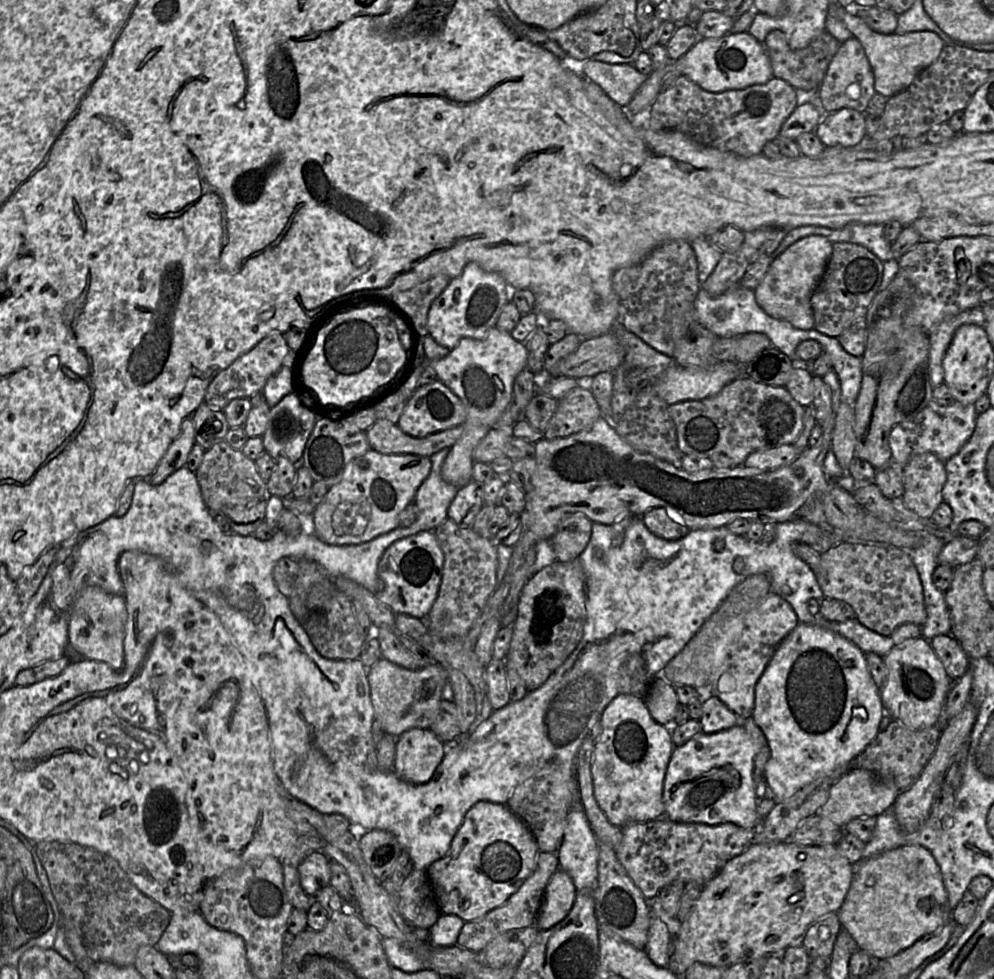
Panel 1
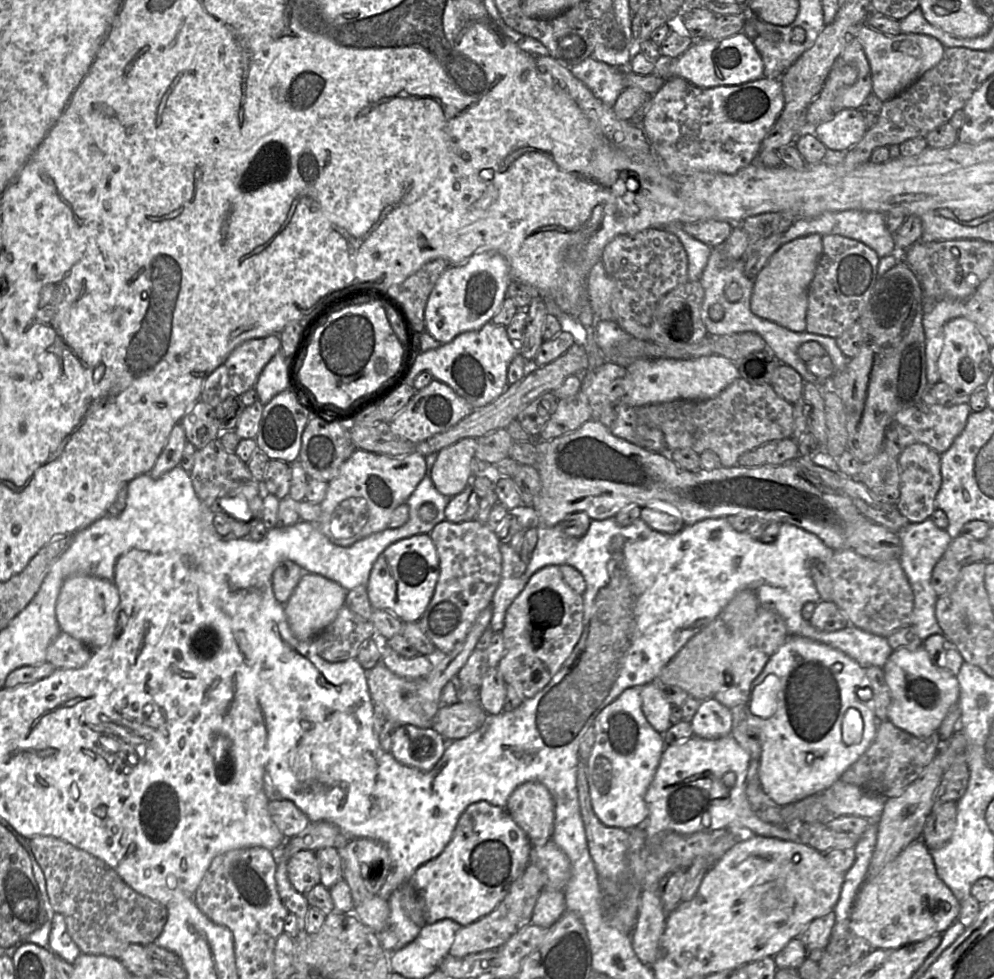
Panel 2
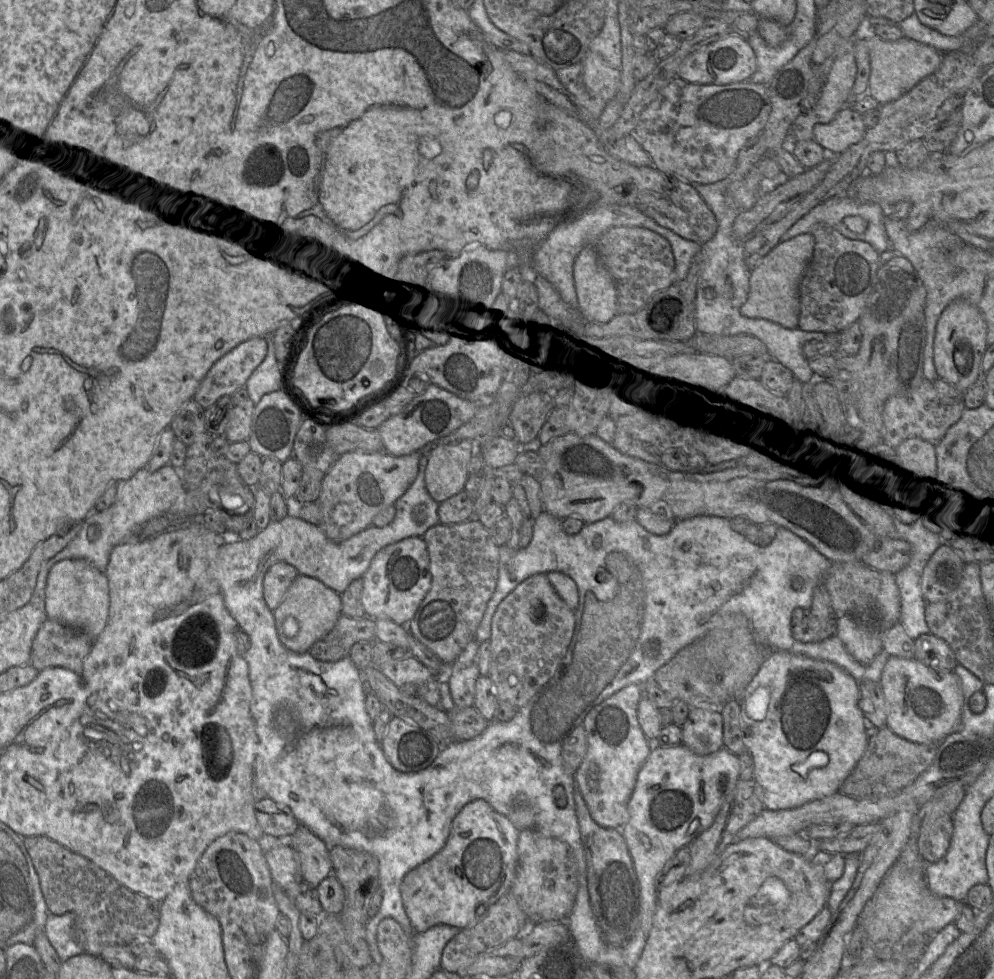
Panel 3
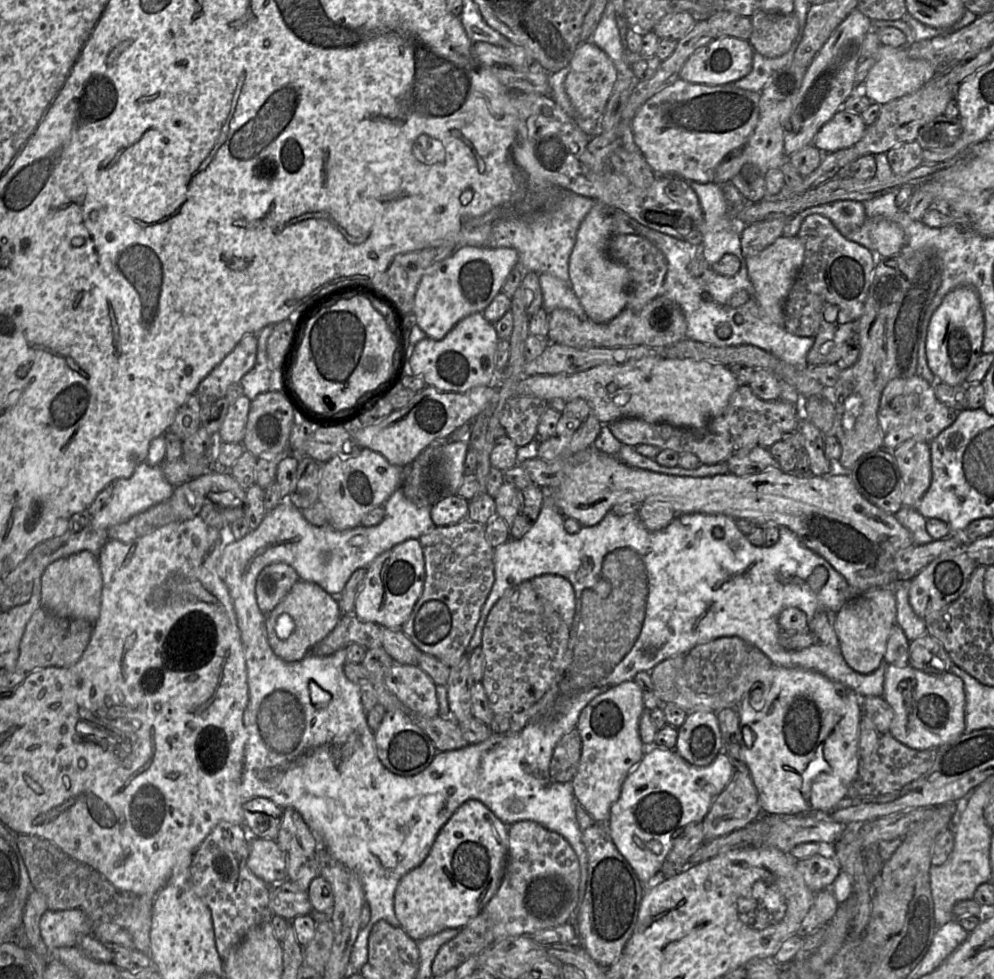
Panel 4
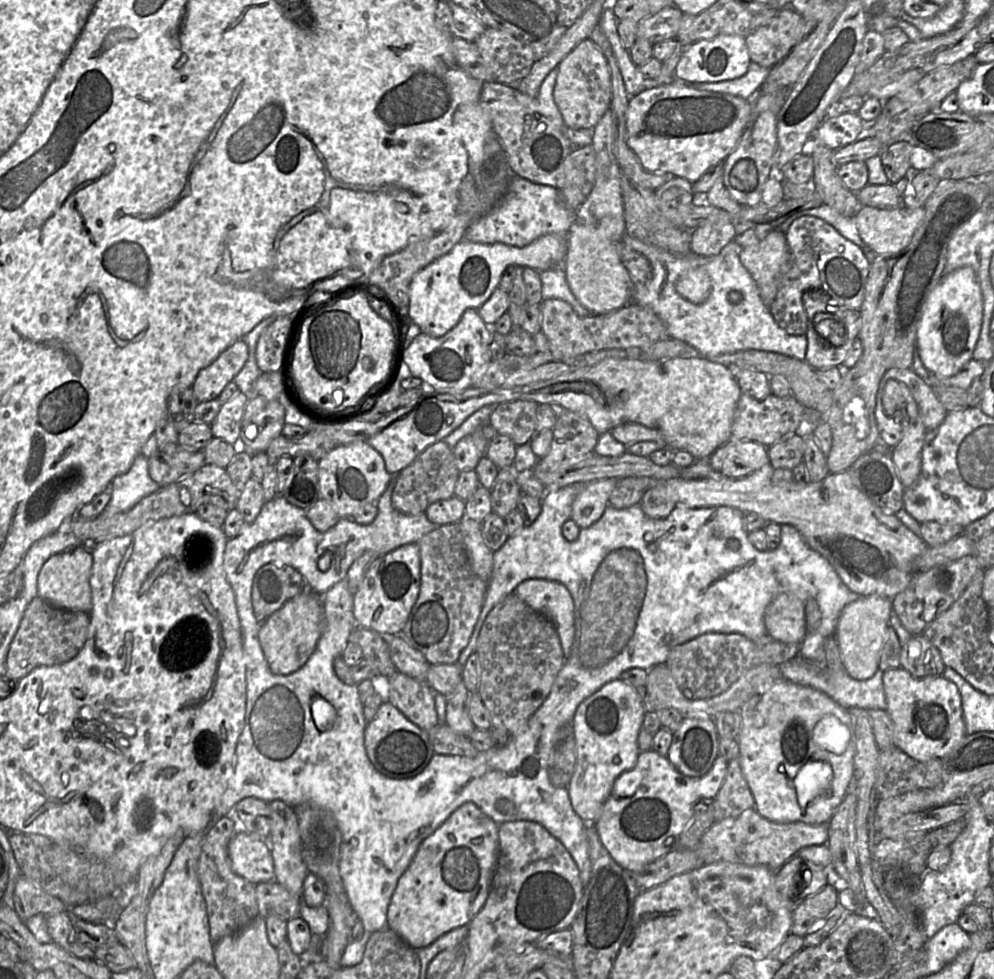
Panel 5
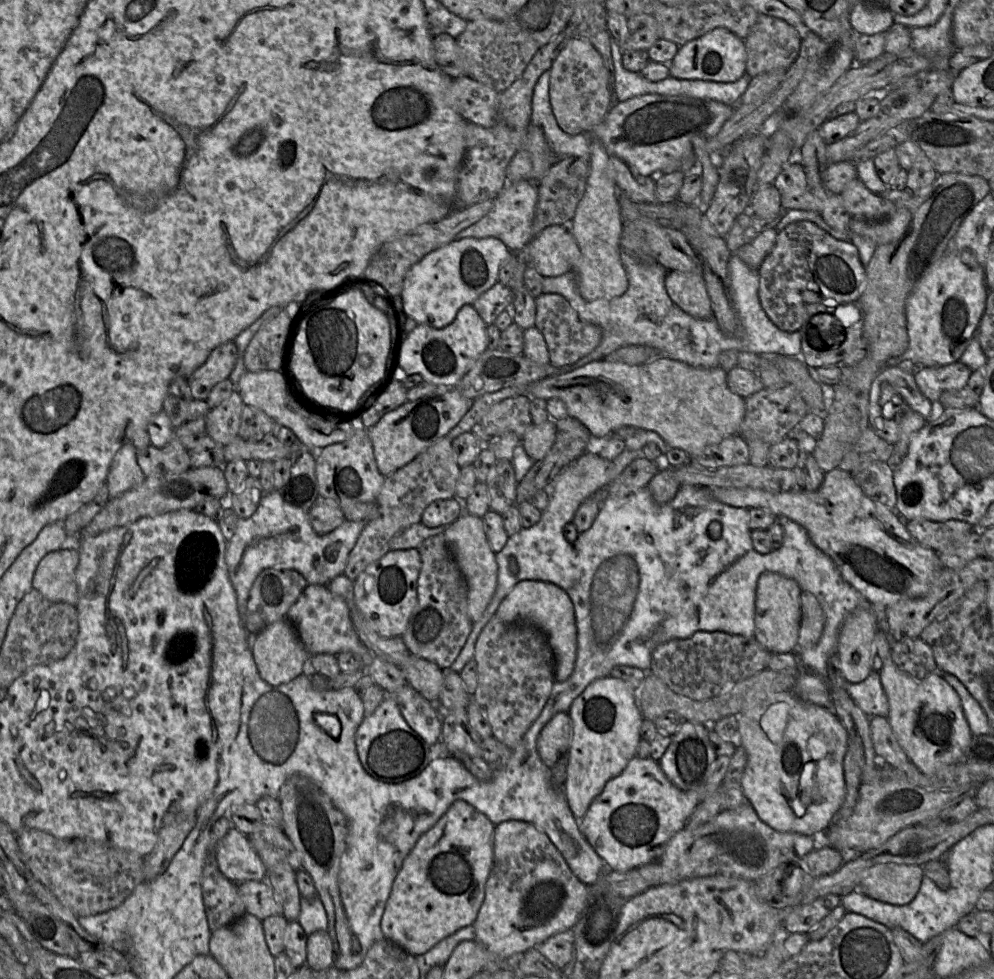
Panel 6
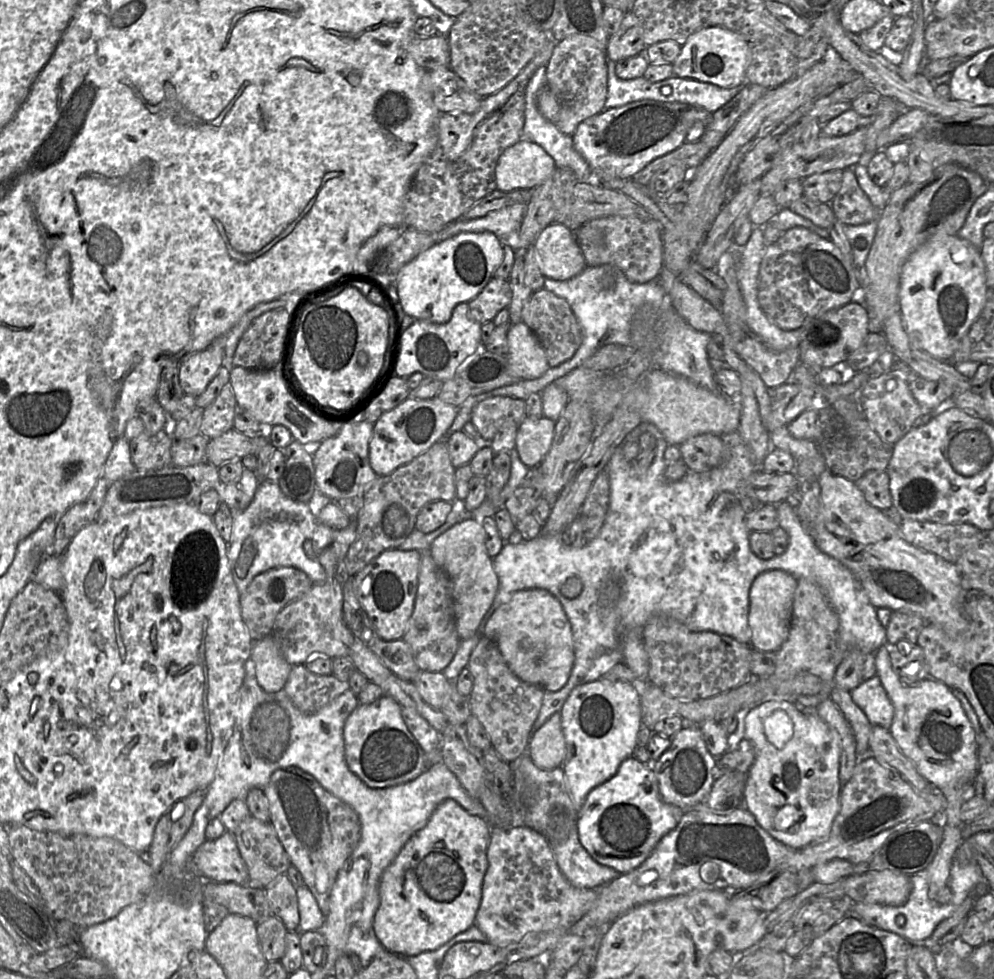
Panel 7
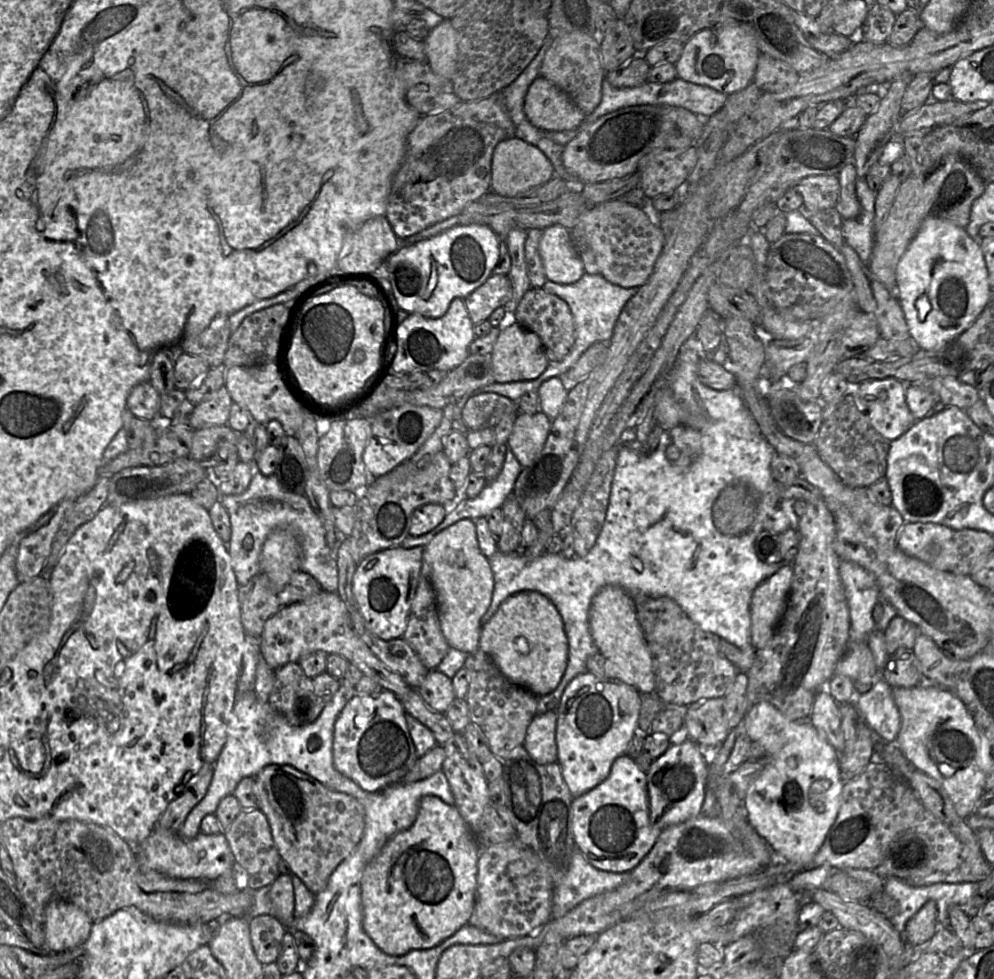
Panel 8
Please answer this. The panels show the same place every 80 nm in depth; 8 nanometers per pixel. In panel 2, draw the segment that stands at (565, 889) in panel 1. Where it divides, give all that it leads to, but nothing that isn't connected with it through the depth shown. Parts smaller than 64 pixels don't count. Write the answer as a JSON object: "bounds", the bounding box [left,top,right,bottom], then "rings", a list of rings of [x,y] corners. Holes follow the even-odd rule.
{"bounds":[531,889,566,929],"rings":[[[544,889],[533,909],[531,924],[549,929],[566,913],[564,891]]]}

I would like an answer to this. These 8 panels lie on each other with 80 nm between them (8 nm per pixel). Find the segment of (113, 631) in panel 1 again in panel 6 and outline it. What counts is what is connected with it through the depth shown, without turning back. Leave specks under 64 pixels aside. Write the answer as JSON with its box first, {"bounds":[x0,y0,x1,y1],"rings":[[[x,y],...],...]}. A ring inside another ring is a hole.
{"bounds":[33,547,79,606],"rings":[[[68,547],[48,553],[35,570],[33,588],[50,601],[76,606],[79,599],[75,580],[78,563],[77,548]]]}

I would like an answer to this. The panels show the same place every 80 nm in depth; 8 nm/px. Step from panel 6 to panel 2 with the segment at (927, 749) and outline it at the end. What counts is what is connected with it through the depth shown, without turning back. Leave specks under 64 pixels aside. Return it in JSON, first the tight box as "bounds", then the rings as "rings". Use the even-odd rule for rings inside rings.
{"bounds":[883,645,958,737],"rings":[[[922,645],[916,649],[893,650],[883,670],[890,695],[887,719],[916,737],[928,737],[937,732],[949,709],[958,703],[957,677],[935,666]]]}

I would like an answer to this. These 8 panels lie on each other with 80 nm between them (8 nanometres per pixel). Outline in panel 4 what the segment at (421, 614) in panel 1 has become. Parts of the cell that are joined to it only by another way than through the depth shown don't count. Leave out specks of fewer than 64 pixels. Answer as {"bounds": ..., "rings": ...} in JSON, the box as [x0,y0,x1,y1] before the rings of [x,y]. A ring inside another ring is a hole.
{"bounds":[353,539,425,629],"rings":[[[408,539],[382,553],[367,567],[353,615],[382,628],[401,629],[422,595],[425,562],[419,539]]]}

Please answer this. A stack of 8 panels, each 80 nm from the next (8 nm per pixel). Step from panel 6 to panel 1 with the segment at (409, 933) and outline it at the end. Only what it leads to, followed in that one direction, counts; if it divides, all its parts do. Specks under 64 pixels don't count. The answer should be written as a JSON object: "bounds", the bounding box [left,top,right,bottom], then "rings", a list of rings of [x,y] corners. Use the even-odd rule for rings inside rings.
{"bounds":[426,803,538,922],"rings":[[[475,803],[465,814],[446,855],[426,869],[441,914],[454,914],[468,922],[501,906],[532,874],[538,854],[531,831],[507,805]]]}

